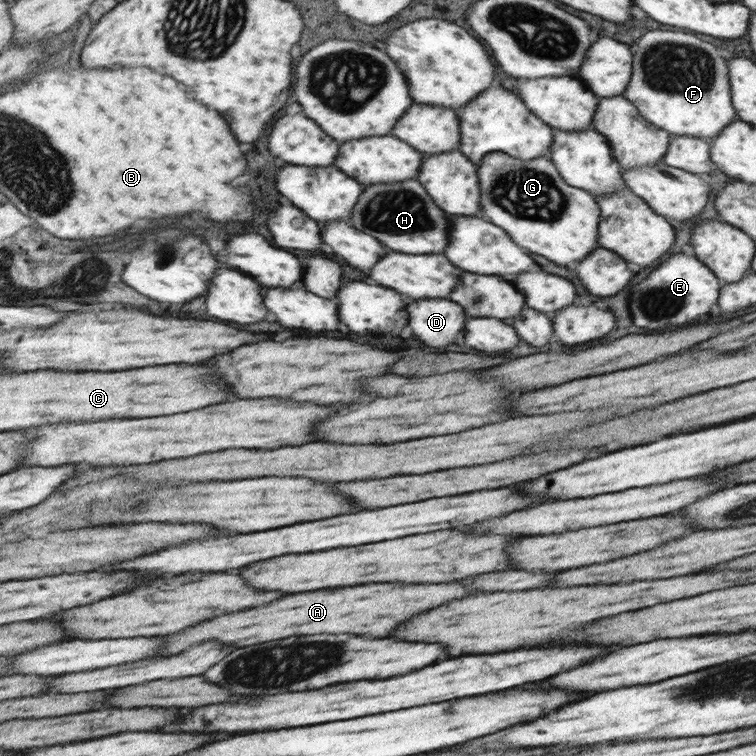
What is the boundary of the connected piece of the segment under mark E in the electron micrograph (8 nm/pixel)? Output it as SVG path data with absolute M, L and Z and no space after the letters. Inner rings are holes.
M693 253L692 256L674 254L662 266L656 266L646 280L632 288L630 314L636 326L656 330L668 326L690 324L708 314L712 304L719 300L724 283Z

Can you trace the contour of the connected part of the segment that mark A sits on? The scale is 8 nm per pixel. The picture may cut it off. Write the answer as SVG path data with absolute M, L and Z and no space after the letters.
M366 584L366 586L350 586L342 590L318 590L306 594L290 594L280 598L278 602L270 602L266 606L222 614L222 618L202 622L192 626L190 630L178 632L170 638L170 644L162 648L156 656L172 656L182 654L198 644L220 640L230 646L252 646L270 640L290 638L290 636L308 636L308 634L358 634L370 638L384 638L392 634L398 626L406 624L418 612L436 608L454 598L468 596L470 590L460 584Z

